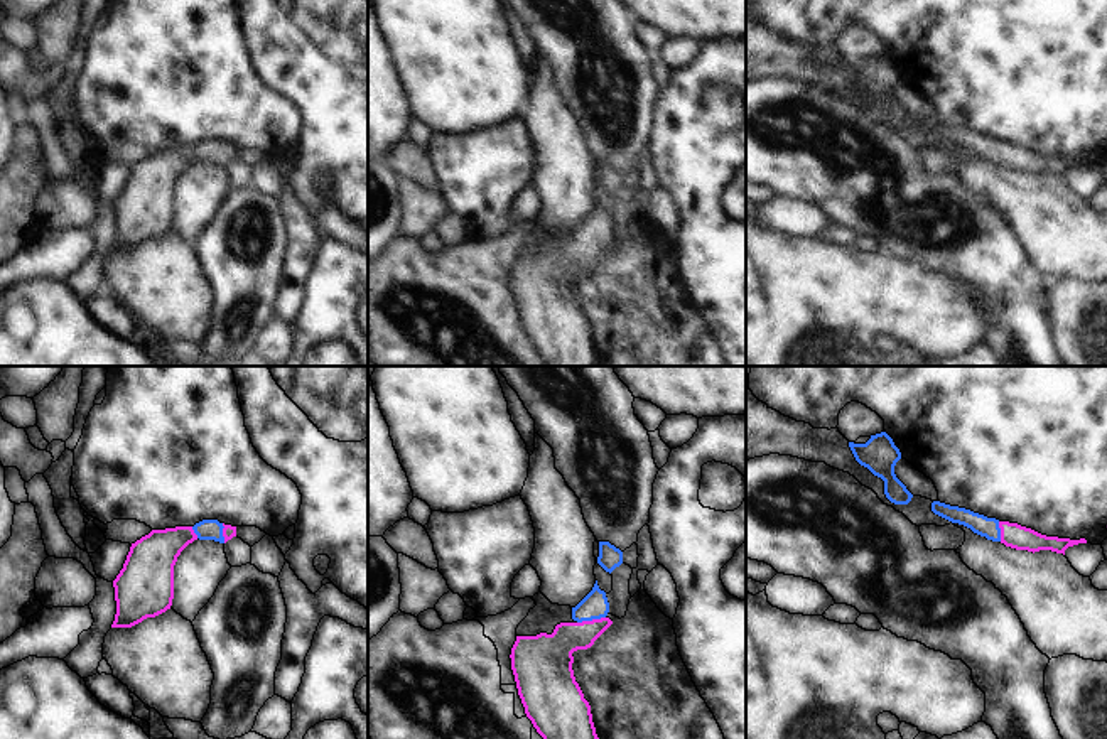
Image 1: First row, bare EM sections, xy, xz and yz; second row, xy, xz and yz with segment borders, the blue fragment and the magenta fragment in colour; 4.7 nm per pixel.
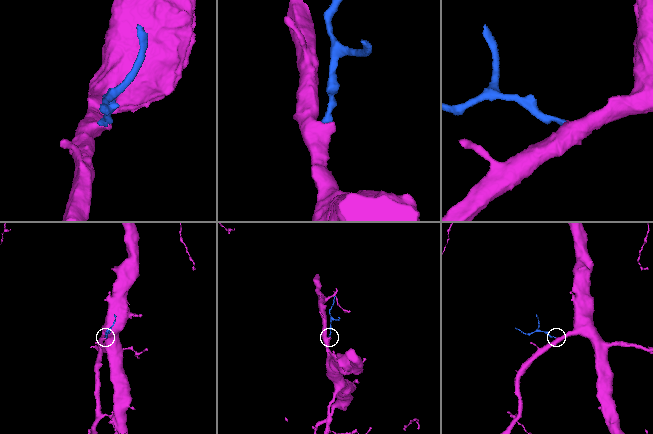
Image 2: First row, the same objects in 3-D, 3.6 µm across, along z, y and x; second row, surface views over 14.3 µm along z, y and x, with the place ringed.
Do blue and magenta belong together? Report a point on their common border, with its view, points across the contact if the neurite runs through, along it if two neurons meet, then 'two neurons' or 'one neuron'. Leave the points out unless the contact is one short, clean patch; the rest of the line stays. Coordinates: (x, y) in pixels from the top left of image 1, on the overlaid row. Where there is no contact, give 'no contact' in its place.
meets blue in xz at (591, 620); runs through xz (594, 606), (591, 620), (550, 653); one neuron

